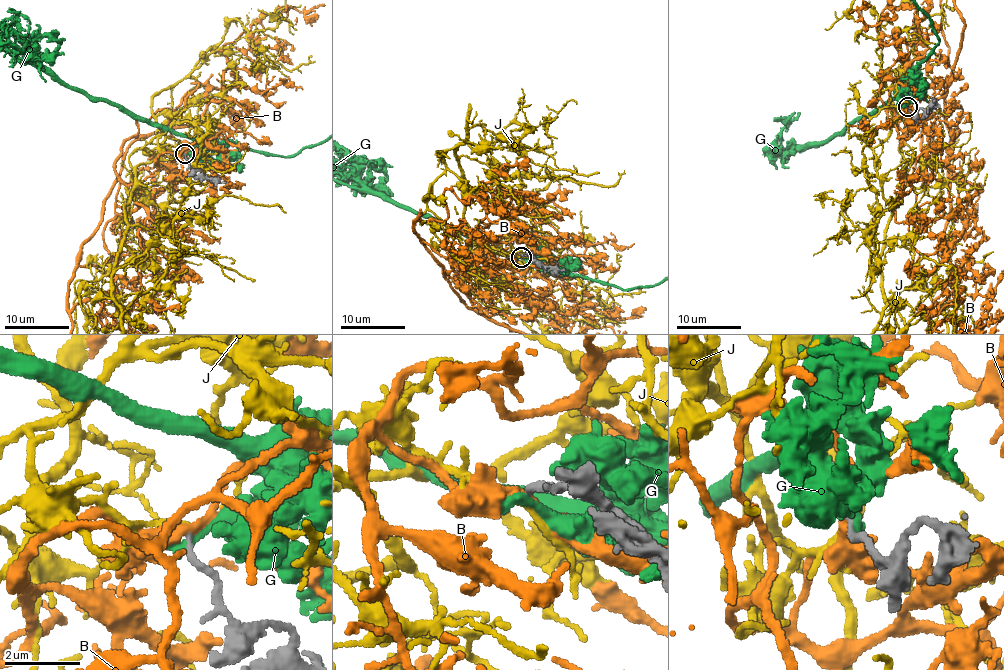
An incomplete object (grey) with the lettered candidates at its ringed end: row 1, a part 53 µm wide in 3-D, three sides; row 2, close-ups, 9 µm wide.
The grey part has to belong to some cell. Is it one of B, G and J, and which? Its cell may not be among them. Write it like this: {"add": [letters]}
{"add": ["B"]}

